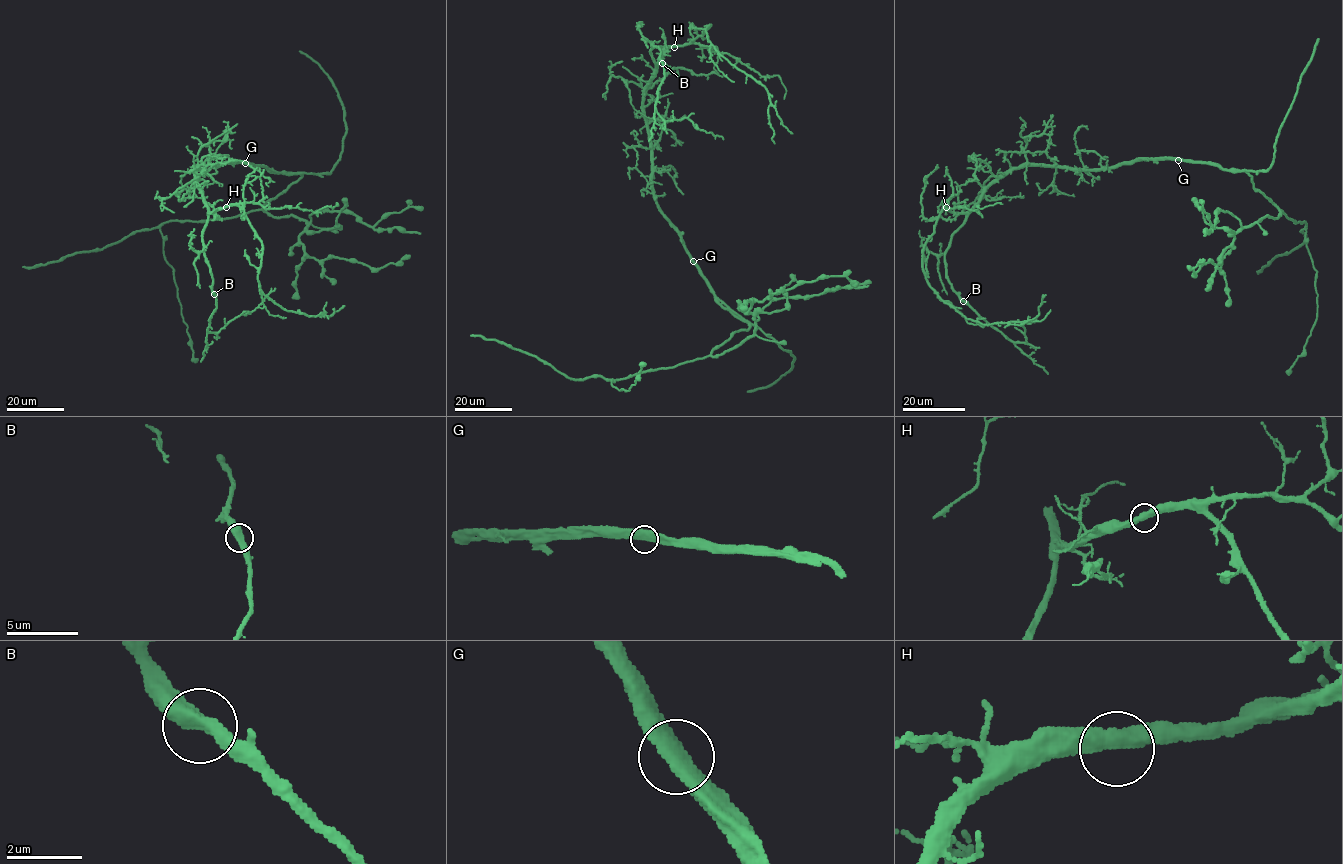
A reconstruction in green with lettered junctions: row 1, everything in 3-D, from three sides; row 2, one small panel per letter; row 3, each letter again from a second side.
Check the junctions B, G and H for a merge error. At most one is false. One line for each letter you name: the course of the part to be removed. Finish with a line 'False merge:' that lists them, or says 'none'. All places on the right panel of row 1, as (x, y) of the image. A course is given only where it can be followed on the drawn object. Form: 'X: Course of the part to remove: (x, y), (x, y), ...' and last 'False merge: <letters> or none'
False merge: none

